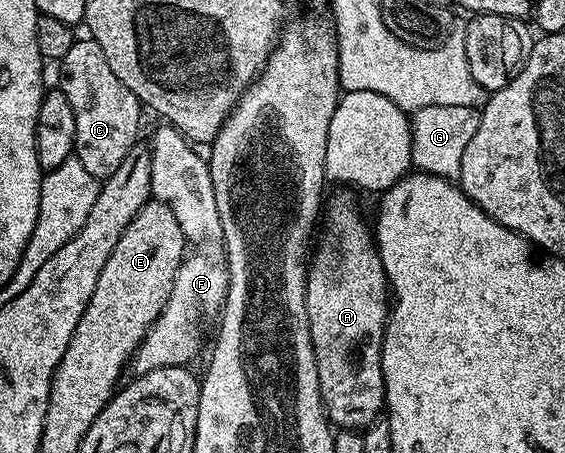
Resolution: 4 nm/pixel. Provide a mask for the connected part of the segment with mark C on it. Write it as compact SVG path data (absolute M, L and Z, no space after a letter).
M90 37L76 38L75 43L65 53L58 64L58 86L69 97L73 113L77 117L77 137L75 138L74 158L85 165L88 173L93 173L97 180L108 179L117 173L121 161L129 157L131 150L140 142L139 139L139 98L109 69L101 45Z

